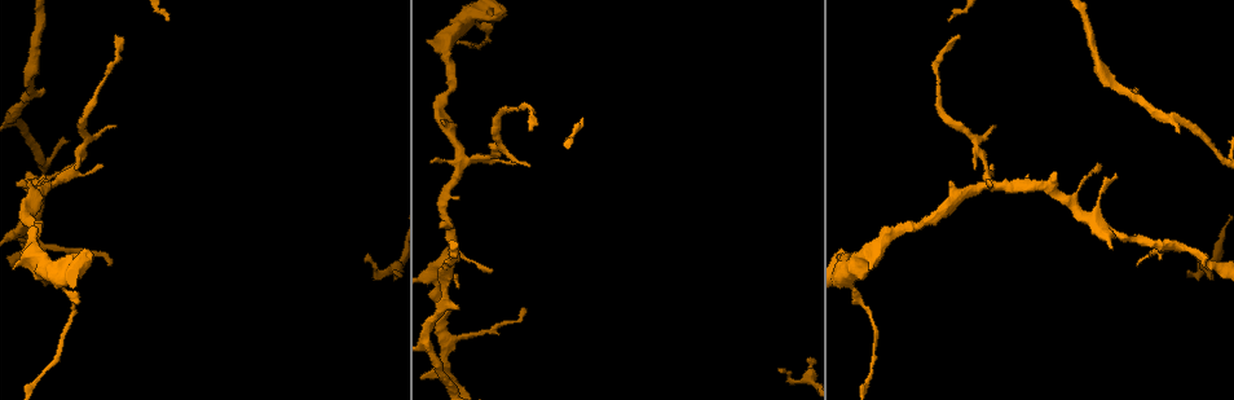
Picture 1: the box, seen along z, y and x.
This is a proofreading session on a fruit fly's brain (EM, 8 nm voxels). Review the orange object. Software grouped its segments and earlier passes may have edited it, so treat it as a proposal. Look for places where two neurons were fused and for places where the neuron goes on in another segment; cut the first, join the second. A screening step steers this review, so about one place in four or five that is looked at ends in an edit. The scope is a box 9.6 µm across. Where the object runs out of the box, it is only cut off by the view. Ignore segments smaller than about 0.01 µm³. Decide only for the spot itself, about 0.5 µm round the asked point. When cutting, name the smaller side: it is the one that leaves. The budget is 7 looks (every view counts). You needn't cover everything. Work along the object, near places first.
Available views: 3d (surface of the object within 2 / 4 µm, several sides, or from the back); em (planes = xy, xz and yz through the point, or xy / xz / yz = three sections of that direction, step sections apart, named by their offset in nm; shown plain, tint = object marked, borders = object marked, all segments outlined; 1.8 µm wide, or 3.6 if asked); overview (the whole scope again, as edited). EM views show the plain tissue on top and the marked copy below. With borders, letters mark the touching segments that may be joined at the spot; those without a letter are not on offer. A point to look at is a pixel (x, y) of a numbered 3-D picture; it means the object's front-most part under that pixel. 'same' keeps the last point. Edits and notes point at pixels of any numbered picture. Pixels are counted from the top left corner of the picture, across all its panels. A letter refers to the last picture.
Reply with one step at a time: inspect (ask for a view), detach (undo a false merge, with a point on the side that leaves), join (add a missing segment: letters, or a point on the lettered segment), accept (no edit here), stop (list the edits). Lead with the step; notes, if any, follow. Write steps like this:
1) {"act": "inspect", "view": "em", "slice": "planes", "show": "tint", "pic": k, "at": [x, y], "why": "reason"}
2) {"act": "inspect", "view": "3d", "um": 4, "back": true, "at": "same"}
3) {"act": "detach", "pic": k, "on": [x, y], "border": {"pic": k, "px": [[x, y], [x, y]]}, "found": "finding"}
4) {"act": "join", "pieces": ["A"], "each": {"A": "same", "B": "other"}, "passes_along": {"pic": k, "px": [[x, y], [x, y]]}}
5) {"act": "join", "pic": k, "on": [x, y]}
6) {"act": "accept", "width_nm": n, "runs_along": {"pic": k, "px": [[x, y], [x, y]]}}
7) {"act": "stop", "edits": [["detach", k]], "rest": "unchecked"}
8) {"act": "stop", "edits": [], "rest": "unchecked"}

{"act": "inspect", "view": "3d", "um": 2, "pic": 1, "at": [368, 254], "why": "branch stops here"}

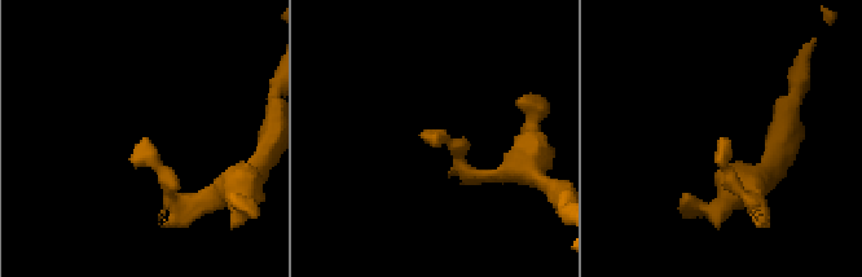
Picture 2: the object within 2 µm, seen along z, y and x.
{"act": "inspect", "view": "em", "slice": "planes", "show": "borders", "pic": 2, "at": [428, 136]}

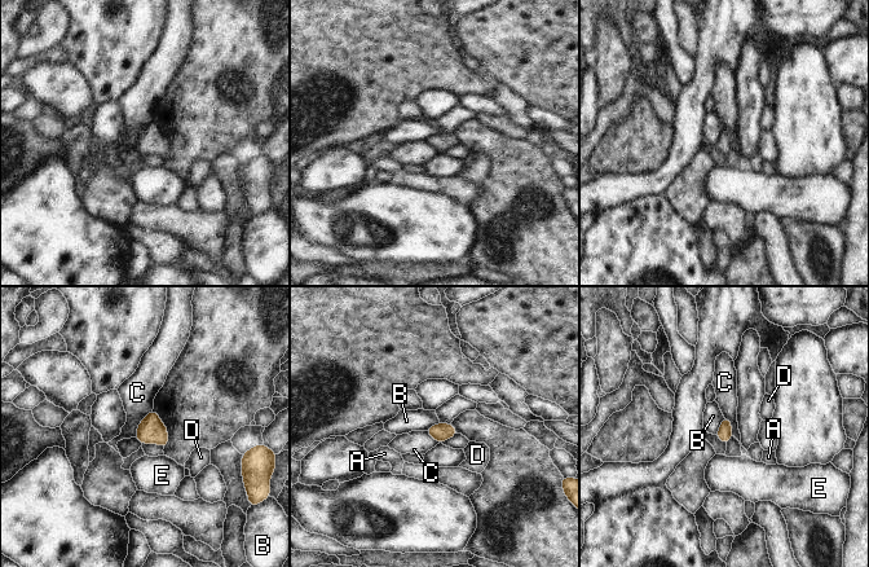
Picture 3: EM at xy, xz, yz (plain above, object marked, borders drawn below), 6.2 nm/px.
{"act": "accept", "width_nm": 100, "each": {"A": "other", "B": "other", "C": "other", "D": "other", "E": "other"}, "border": {"pic": 3, "px": [[723, 416], [715, 434]]}, "found": "no lettered segment goes on from it"}

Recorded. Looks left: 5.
{"act": "inspect", "view": "em", "slice": "xy", "step": 4, "show": "borders", "pic": 1, "at": [959, 39], "why": "thin end"}

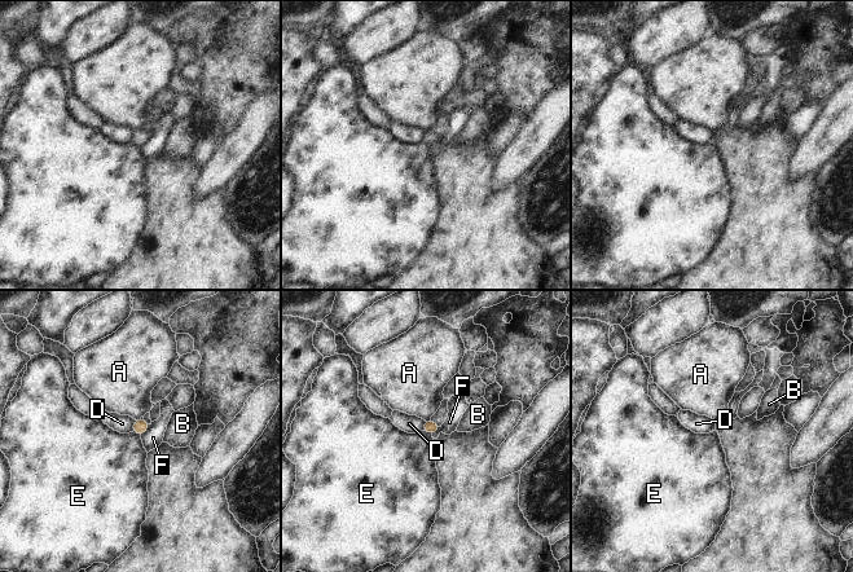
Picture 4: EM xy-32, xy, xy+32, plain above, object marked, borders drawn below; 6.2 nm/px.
{"act": "inspect", "view": "em", "slice": "yz", "step": 8, "show": "borders", "at": "same", "why": "cut it another way"}

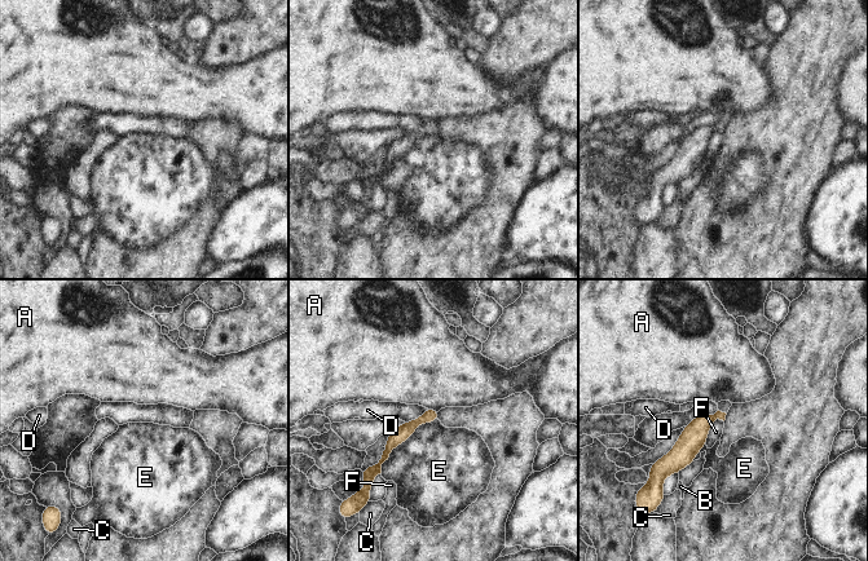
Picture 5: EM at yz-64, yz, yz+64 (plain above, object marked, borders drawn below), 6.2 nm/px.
{"act": "accept", "width_nm": 90, "each": {"A": "other", "B": "other", "C": "other", "D": "other", "E": "other", "F": "other"}, "runs_along": {"pic": 5, "px": [[435, 414], [408, 428], [371, 469]]}, "found": "none of them fits"}

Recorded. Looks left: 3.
{"act": "inspect", "view": "em", "slice": "planes", "show": "tint", "pic": 1, "at": [992, 184], "why": "branch stops here"}

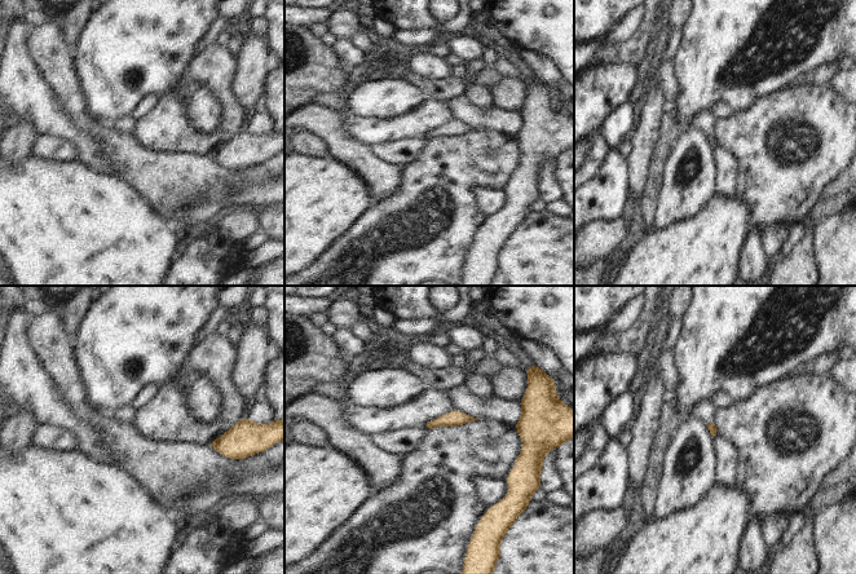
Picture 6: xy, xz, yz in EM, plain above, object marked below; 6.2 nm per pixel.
{"act": "inspect", "view": "em", "slice": "planes", "show": "borders", "at": "same", "why": "see the neighbours"}

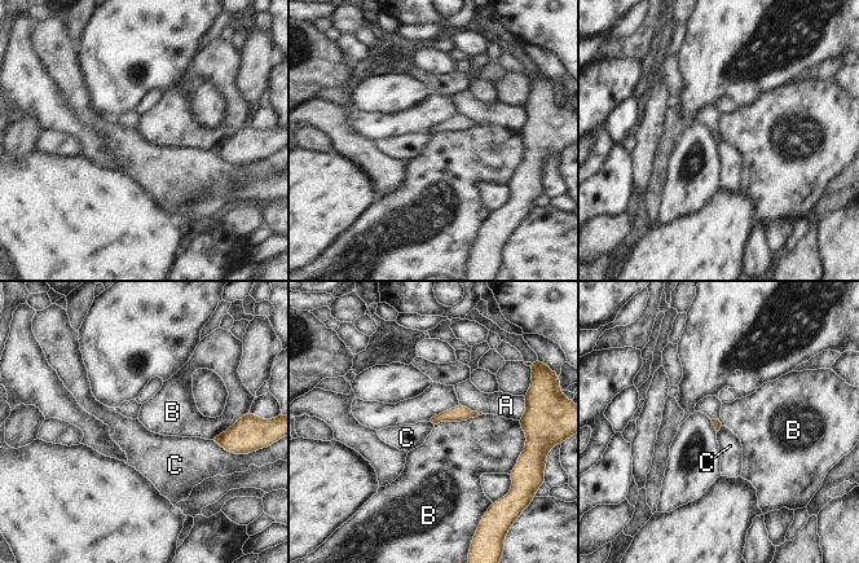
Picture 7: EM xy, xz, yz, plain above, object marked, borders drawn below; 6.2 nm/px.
{"act": "accept", "each": {"A": "other", "B": "other", "C": "other"}, "found": "no lettered segment goes on from it"}

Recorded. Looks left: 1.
{"act": "stop", "edits": [], "rest": "unchecked"}

